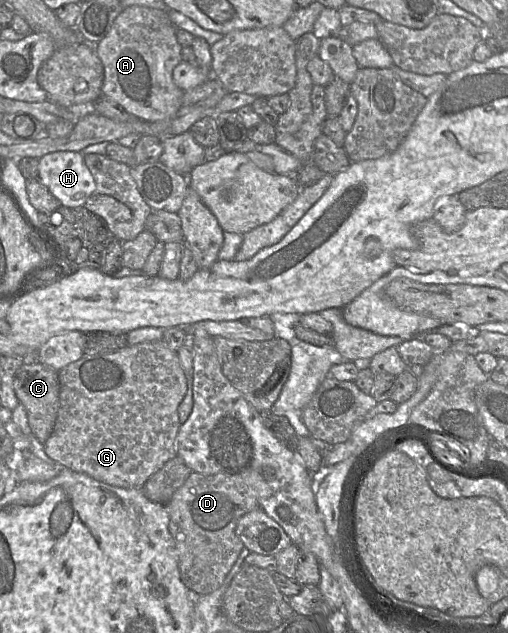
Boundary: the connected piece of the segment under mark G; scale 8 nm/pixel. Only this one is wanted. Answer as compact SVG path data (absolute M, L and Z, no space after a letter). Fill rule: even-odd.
M162 341L145 342L126 346L114 353L84 355L58 372L59 375L59 409L50 437L43 444L45 453L62 466L86 474L100 482L122 488L141 489L146 481L158 472L169 460L176 457L175 442L181 423L178 406L187 391L187 380L180 364L177 351L169 349Z

